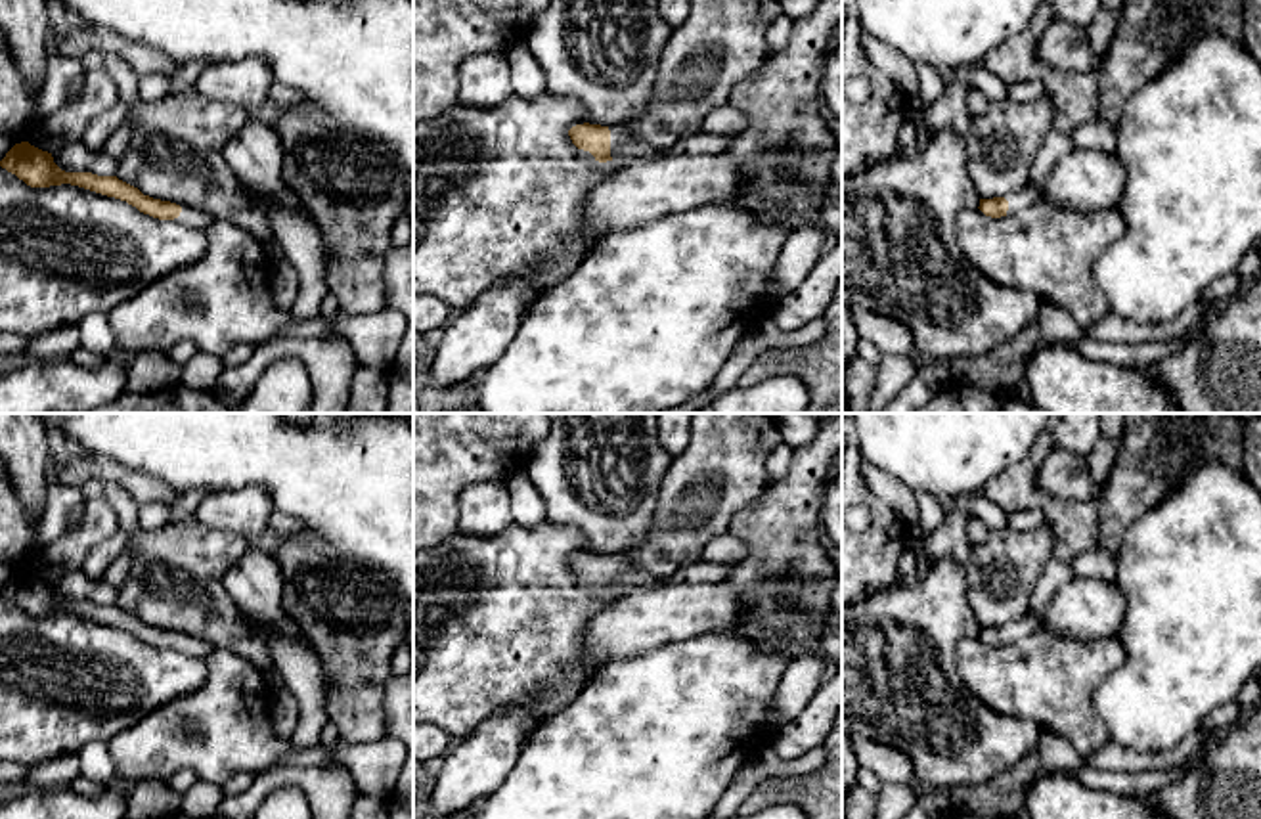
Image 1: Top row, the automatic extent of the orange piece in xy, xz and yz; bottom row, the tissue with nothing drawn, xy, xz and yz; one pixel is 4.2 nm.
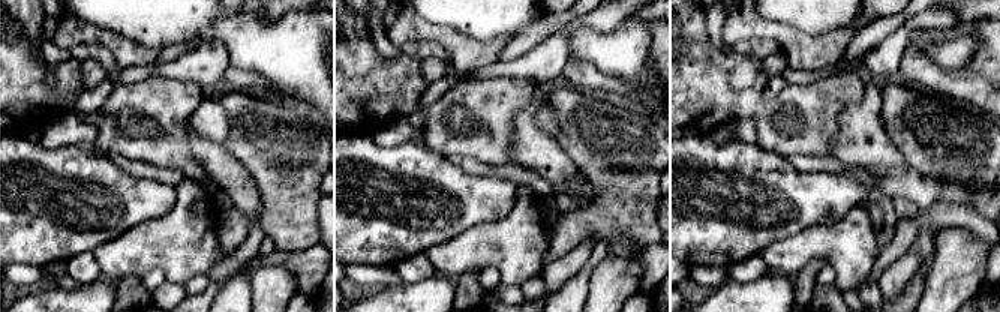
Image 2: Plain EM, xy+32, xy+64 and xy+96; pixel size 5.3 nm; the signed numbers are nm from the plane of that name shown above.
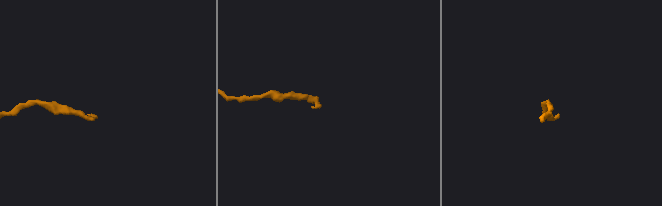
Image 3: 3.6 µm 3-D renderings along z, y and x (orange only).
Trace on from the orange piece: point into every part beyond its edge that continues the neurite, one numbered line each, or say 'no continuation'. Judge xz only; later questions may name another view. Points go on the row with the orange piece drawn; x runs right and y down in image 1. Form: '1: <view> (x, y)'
1: xz (624, 146)

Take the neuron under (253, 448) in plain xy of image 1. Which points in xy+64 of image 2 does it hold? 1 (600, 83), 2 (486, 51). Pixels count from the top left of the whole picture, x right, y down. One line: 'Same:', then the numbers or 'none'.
Same: none

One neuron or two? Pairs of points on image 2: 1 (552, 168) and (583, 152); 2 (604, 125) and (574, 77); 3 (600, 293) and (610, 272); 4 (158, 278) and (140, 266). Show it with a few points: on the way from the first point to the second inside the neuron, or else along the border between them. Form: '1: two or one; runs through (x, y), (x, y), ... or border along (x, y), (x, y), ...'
1: two; border along (555, 138), (583, 174)
2: two; border along (567, 86), (612, 93)
3: one; runs through (604, 288), (610, 282), (610, 276)
4: two; border along (141, 278), (150, 270), (158, 269), (167, 279)

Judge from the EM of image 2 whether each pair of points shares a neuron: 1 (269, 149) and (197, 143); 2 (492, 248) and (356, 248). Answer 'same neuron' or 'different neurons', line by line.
1: different neurons
2: different neurons

